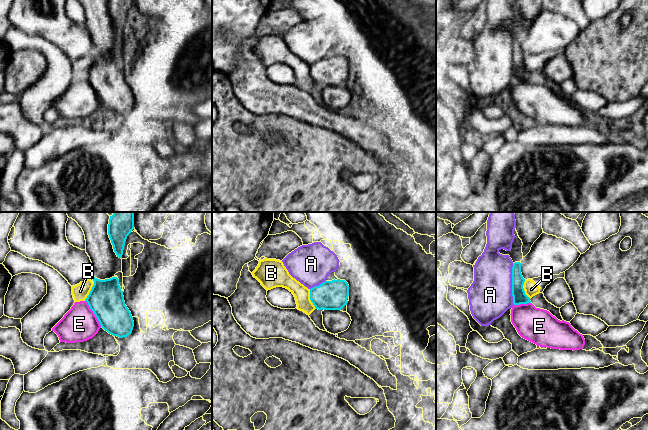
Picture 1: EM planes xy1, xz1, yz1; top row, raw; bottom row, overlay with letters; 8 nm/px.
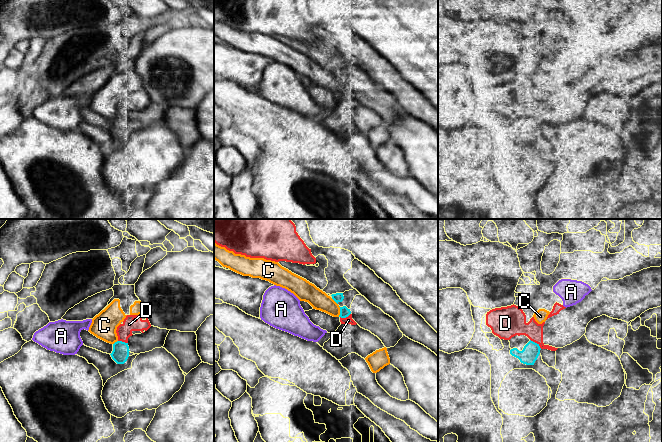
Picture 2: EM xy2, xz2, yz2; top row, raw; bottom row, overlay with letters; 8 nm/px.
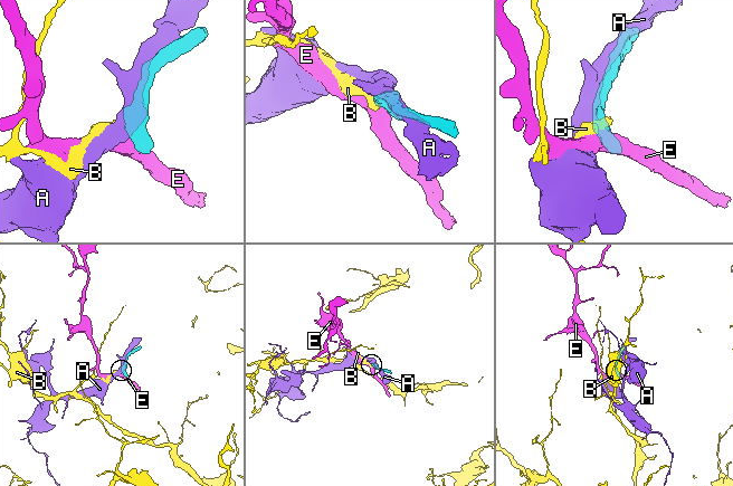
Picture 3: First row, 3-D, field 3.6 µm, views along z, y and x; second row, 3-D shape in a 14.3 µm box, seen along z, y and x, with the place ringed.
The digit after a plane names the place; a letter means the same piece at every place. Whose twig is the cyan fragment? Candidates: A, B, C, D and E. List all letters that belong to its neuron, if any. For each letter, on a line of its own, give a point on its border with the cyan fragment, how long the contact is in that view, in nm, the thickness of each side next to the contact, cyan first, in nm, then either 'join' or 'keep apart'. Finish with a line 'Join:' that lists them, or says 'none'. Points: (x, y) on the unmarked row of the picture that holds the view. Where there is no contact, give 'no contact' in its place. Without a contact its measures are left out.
A: meets cyan in yz1 at (512, 59); contact 320 nm long; 110 nm thick on the cyan side, 360 nm on the other; keep apart
B: meets cyan in xz1 at (310, 75); contact 170 nm long; 240 nm thick on the cyan side, 130 nm on the other; keep apart
C: meets cyan in xz2 at (340, 87); contact 90 nm long; 80 nm thick on the cyan side, 160 nm on the other; keep apart
D: meets cyan in yz2 at (536, 119); contact 120 nm long; 140 nm thick on the cyan side, 200 nm on the other; keep apart
E: meets cyan in xy1 at (93, 88); contact 260 nm long; 280 nm thick on the cyan side, 280 nm on the other; keep apart
Join: none

